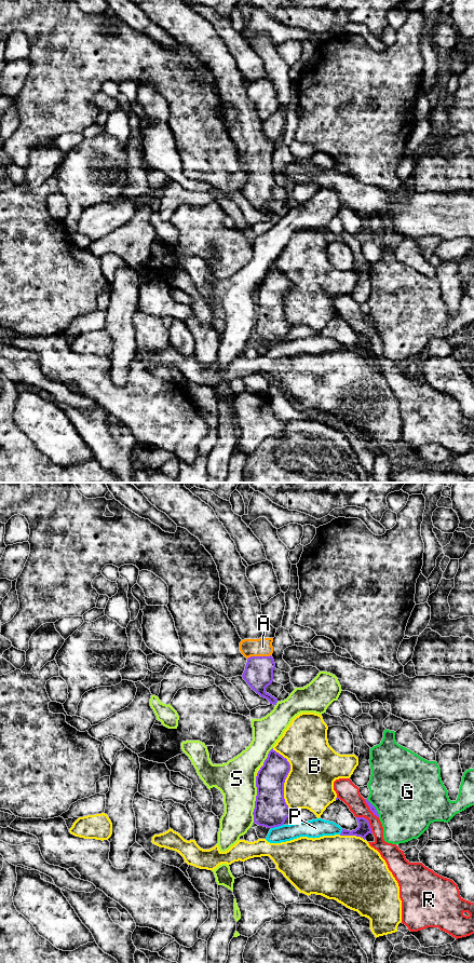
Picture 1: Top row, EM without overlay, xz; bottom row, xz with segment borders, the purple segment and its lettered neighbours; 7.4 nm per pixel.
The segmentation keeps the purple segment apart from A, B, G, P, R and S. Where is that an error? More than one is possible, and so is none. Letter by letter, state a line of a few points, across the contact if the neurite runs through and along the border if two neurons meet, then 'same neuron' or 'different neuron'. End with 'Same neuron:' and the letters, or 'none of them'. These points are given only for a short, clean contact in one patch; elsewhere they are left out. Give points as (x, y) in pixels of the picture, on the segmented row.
A: line xz (258, 674), (258, 656), (262, 647); same neuron
B: different neuron
G: line xz (366, 799), (375, 808), (379, 816); different neuron
P: different neuron
R: different neuron
S: different neuron
Same neuron: A

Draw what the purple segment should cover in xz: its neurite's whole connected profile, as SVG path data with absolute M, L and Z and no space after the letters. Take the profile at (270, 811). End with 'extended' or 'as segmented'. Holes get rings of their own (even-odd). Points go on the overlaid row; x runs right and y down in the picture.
M272 748L256 776L257 796L253 815L257 825L279 827L290 815L284 799L284 783L289 771L287 759Z; as segmented

